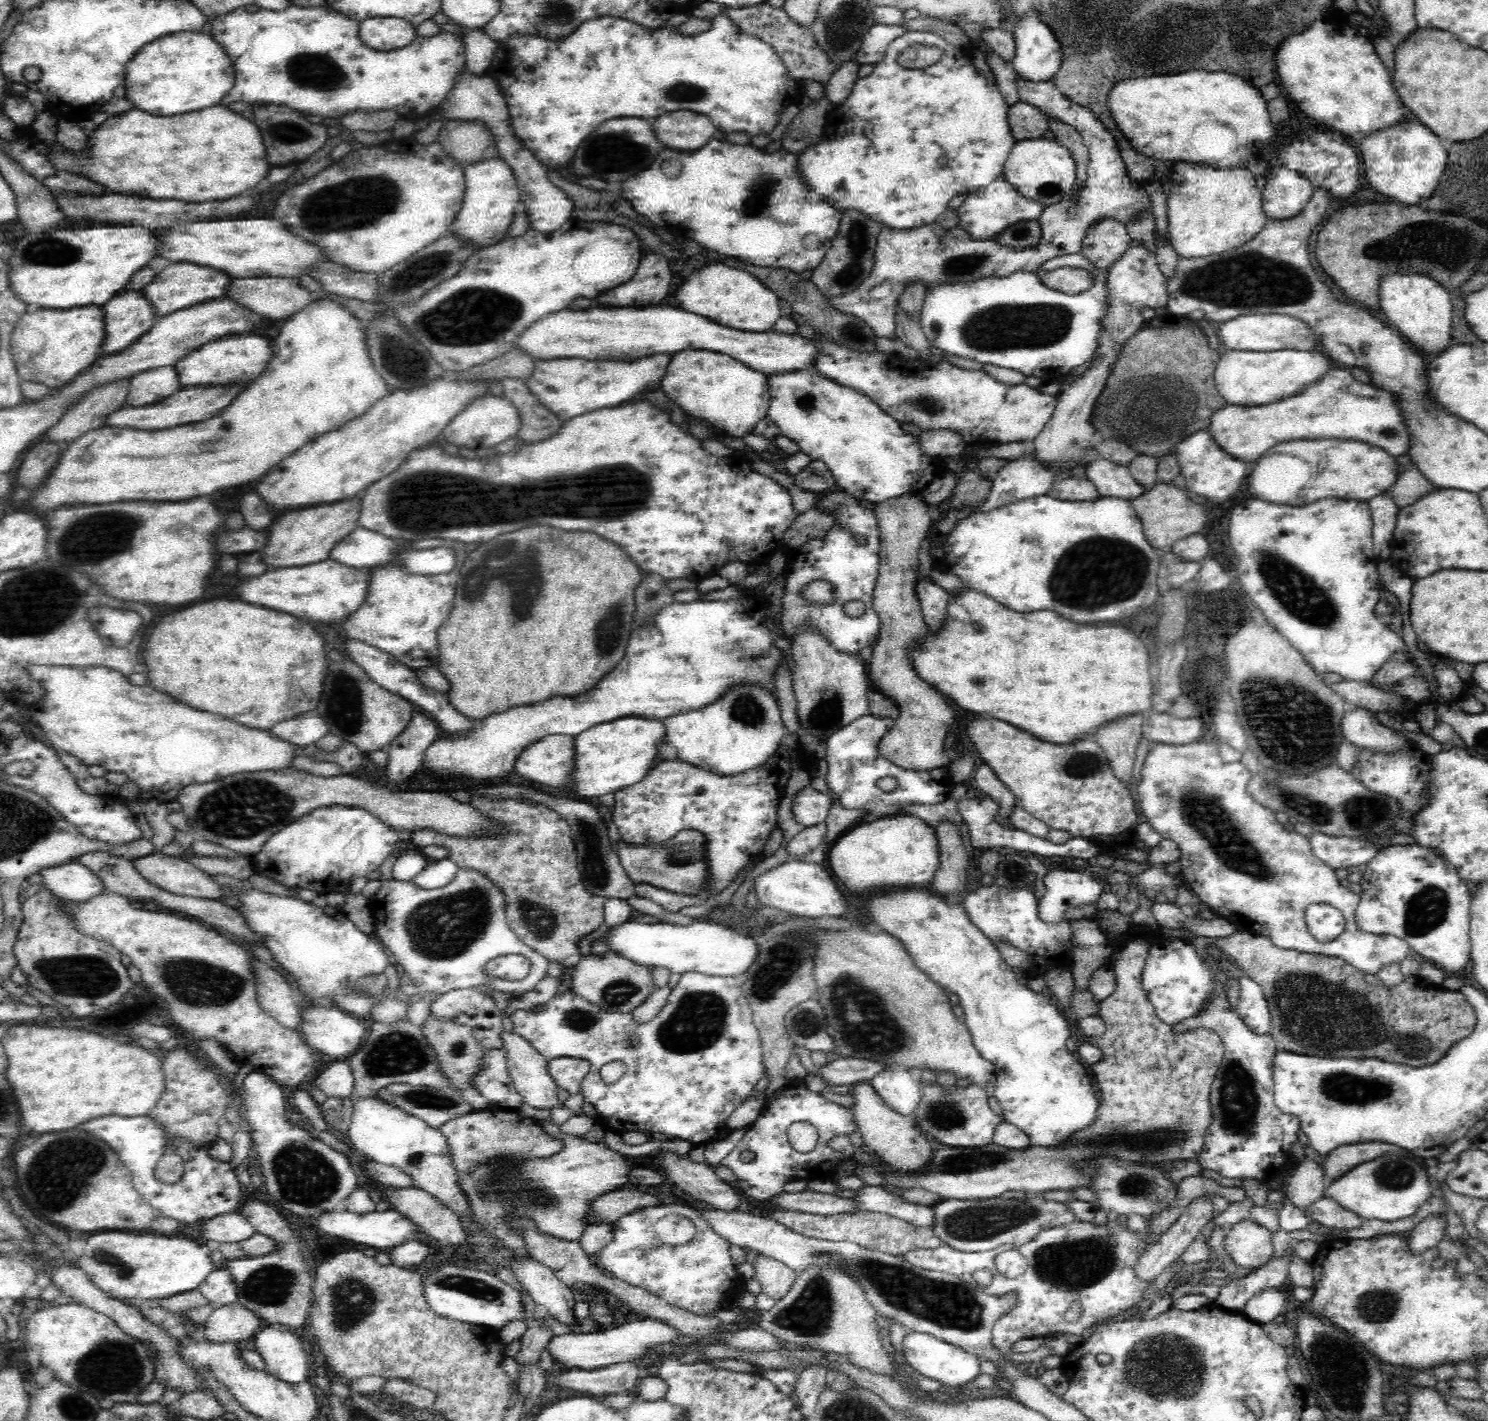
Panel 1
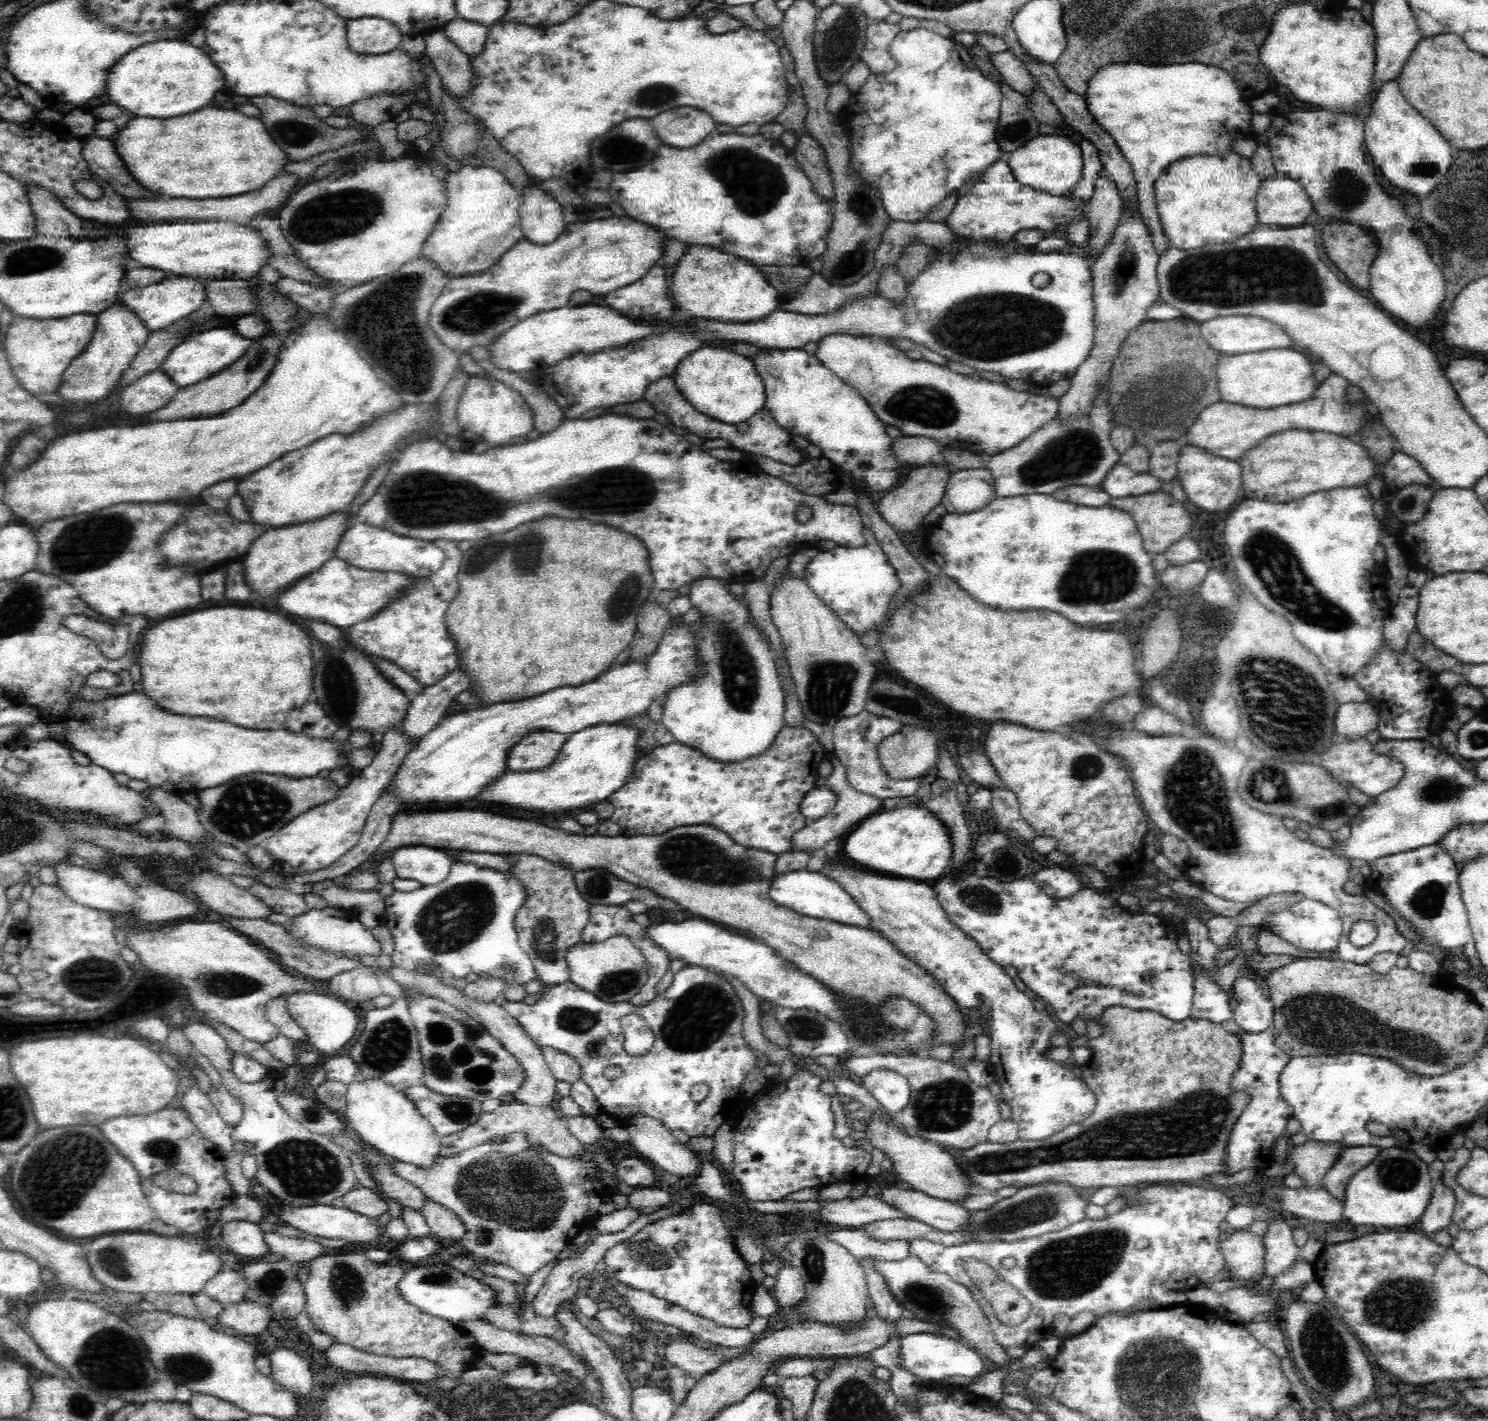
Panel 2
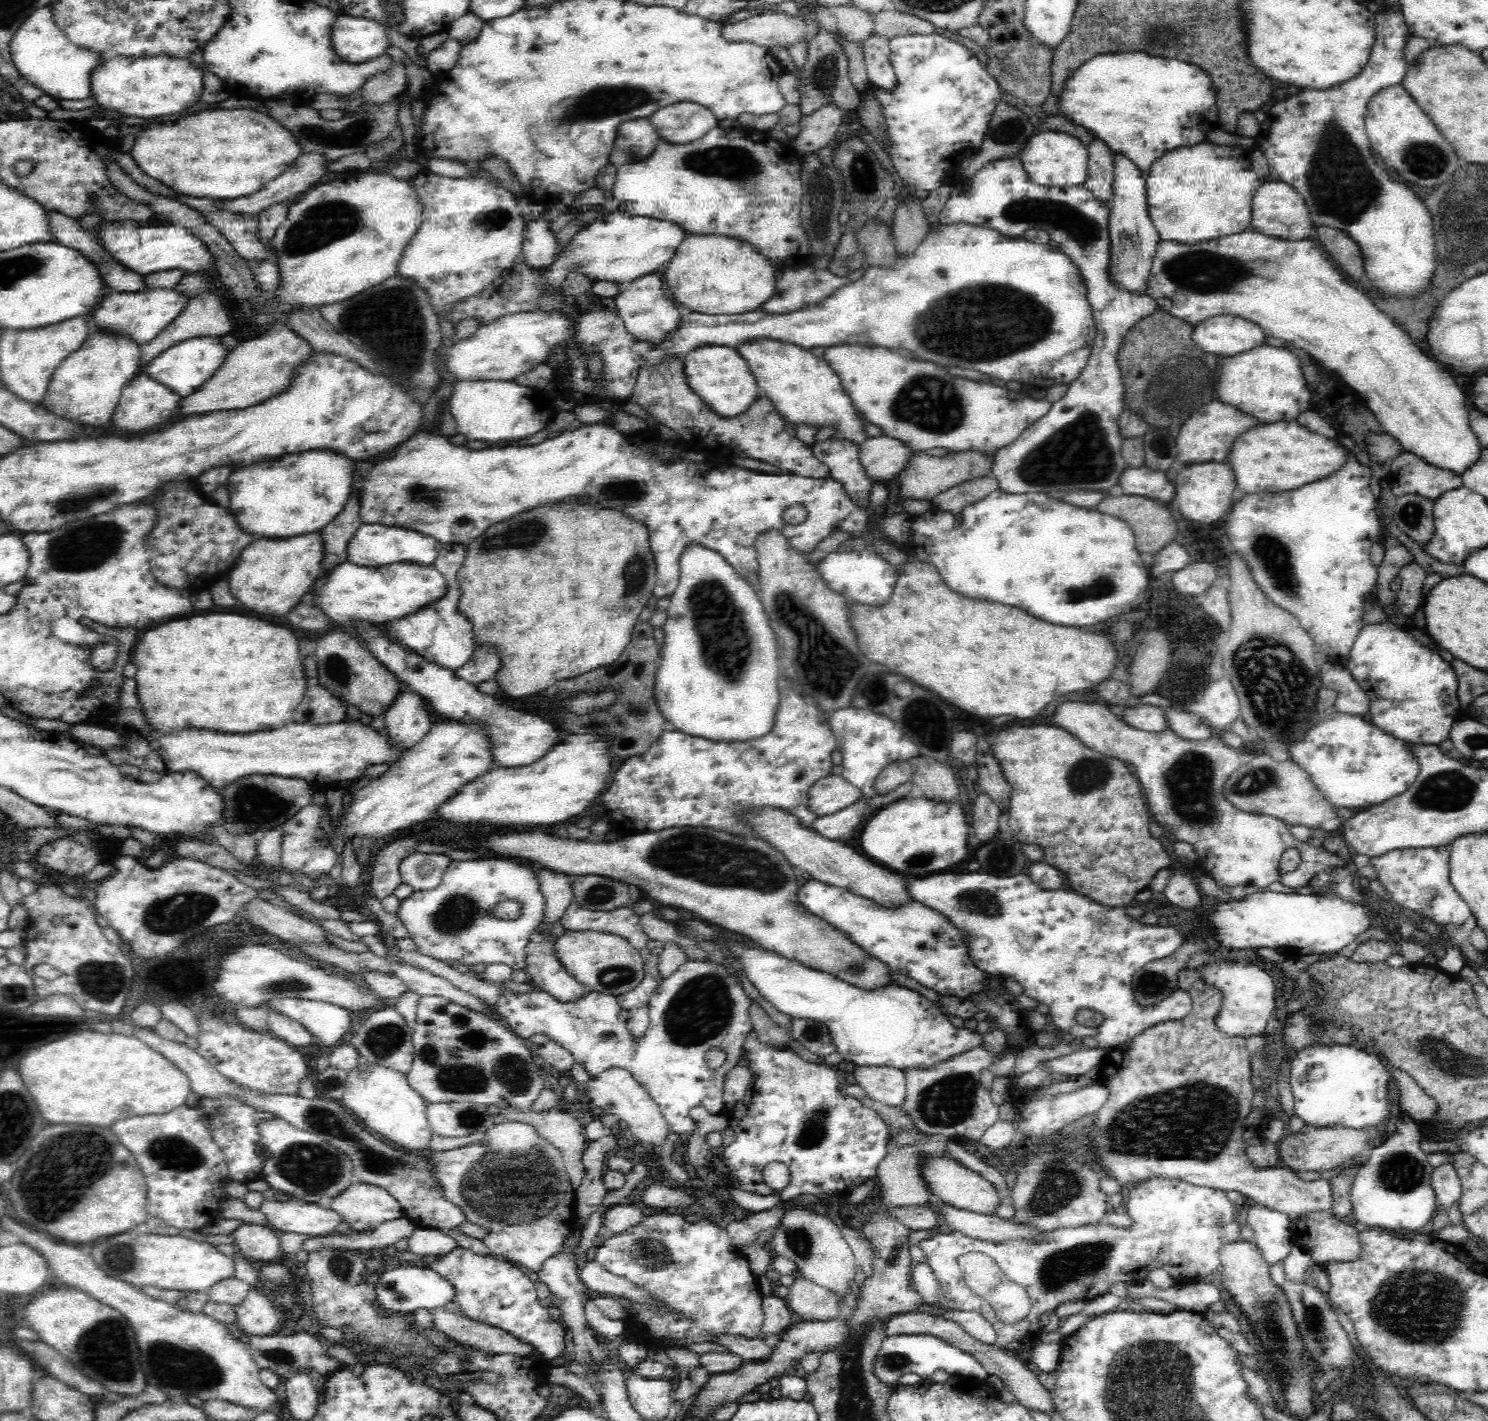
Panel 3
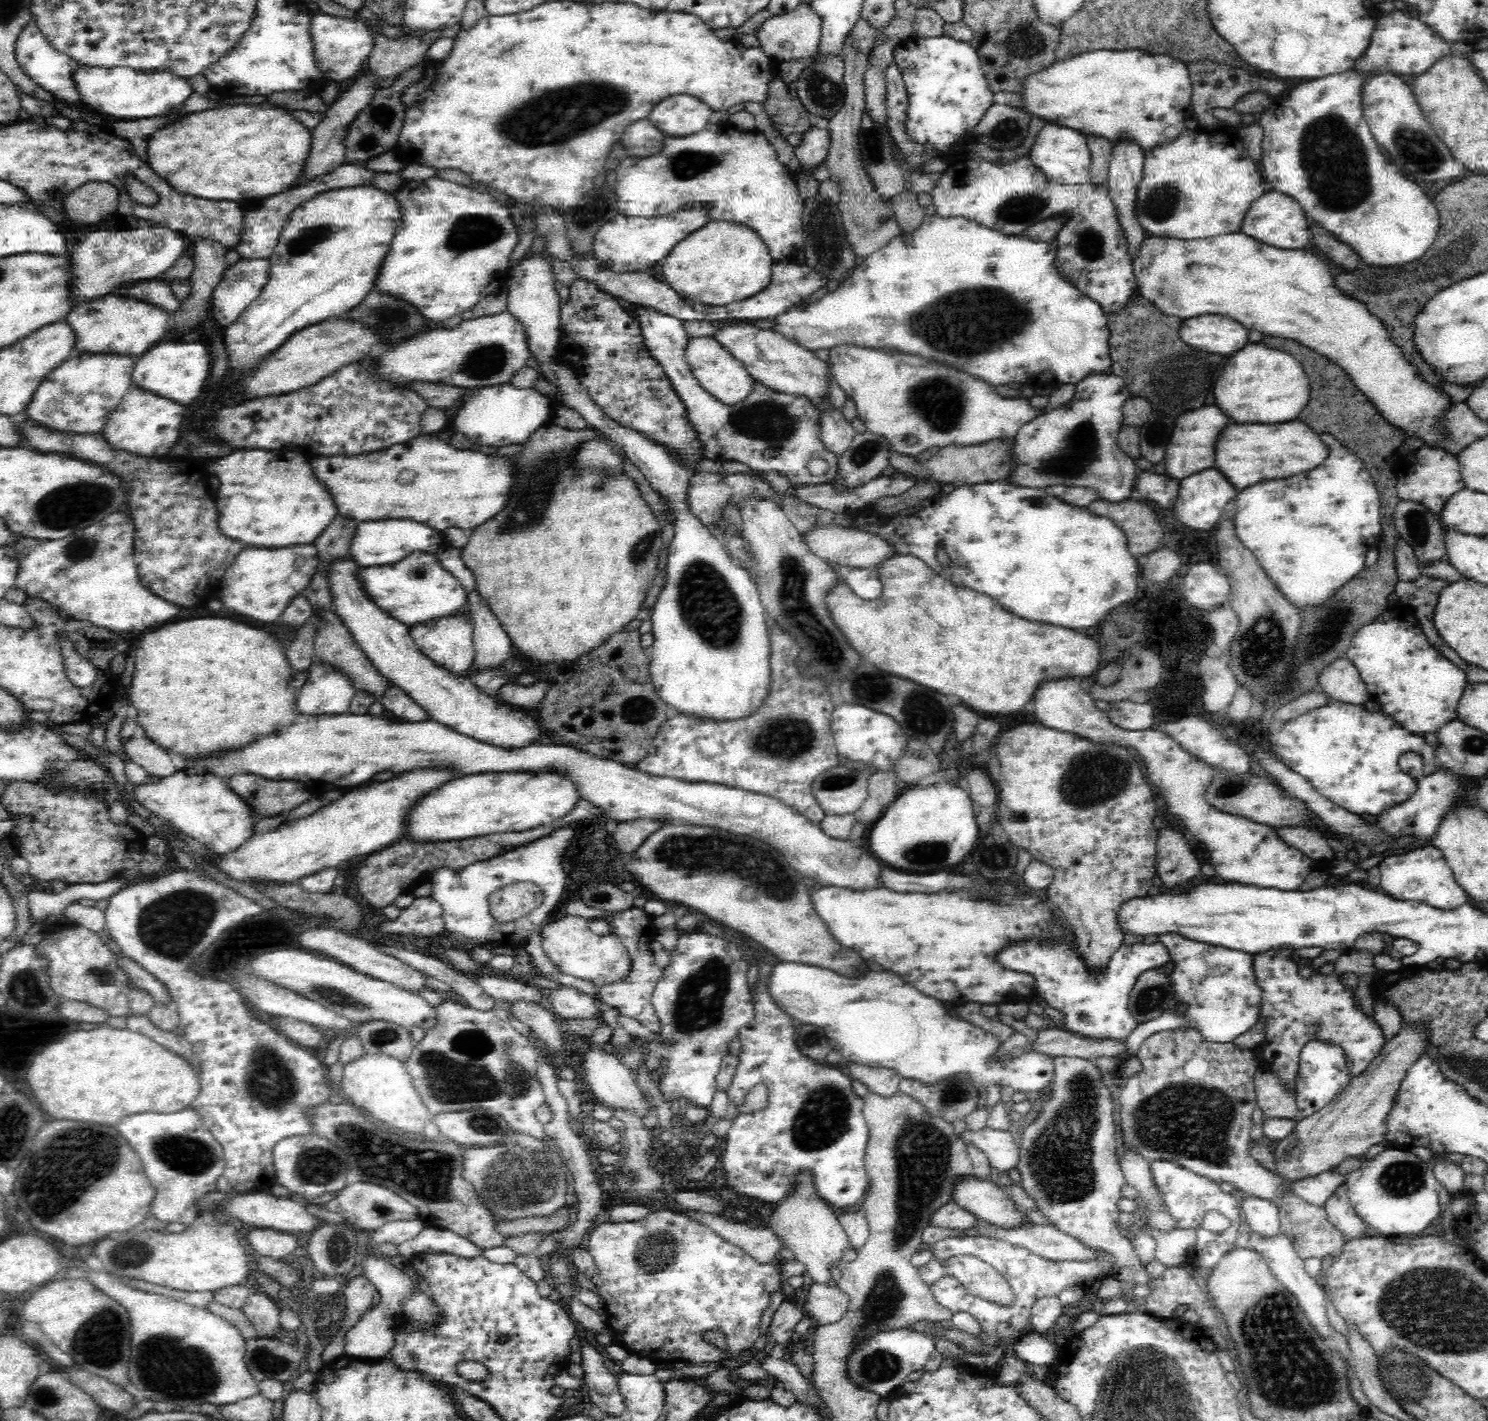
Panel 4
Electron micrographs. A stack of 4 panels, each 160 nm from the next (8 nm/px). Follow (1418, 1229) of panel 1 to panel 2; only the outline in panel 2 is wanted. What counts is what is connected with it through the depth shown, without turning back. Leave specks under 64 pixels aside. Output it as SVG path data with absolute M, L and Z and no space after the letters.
M1440 1180L1433 1187L1428 1206L1420 1216L1420 1232L1434 1238L1437 1232L1443 1231L1453 1222L1453 1210L1454 1193Z

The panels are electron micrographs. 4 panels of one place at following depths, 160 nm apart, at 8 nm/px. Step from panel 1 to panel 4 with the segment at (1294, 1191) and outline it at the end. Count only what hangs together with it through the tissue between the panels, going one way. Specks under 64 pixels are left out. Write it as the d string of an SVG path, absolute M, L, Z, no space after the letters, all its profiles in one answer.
M1426 1023L1404 1024L1397 1036L1385 1043L1367 1070L1354 1077L1336 1098L1312 1116L1299 1118L1292 1132L1272 1146L1277 1173L1284 1181L1300 1181L1332 1171L1346 1158L1364 1154L1374 1144L1385 1143L1385 1118L1393 1107L1393 1096L1403 1083L1412 1062L1424 1055L1428 1044Z

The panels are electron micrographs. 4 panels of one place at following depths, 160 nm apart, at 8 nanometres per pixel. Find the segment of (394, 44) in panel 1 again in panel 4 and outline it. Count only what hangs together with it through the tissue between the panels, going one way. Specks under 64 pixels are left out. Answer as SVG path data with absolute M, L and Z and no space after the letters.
M319 12L314 13L311 19L309 34L312 36L317 68L332 81L355 77L374 50L375 38L371 29L361 20L339 18Z

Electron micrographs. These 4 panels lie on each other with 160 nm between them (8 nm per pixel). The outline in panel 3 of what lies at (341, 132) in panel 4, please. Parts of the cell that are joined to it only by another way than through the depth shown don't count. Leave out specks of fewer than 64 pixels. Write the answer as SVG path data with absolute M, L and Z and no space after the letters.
M302 153L280 178L274 178L264 186L264 190L250 194L248 198L238 198L232 202L220 202L218 206L231 212L259 215L269 206L292 201L300 192L314 187L324 176L327 158L323 154Z

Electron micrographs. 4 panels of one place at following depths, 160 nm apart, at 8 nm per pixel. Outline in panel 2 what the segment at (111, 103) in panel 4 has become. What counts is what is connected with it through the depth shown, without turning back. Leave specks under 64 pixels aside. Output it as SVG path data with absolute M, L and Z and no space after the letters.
M160 40L144 44L128 51L128 54L120 58L109 72L107 78L110 100L128 112L134 112L136 116L150 116L150 118L172 118L200 110L208 106L214 94L224 86L224 78L220 70L216 70L208 51L204 47L195 47L186 40Z

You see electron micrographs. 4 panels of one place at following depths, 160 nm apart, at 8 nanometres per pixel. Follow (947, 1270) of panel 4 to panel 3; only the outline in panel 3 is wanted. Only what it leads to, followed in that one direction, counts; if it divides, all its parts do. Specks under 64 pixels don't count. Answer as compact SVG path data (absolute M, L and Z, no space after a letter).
M966 1253L957 1259L965 1284L974 1294L980 1296L989 1308L992 1308L1003 1323L1020 1322L1028 1316L1032 1303L1023 1286L1009 1279L994 1259L984 1253Z

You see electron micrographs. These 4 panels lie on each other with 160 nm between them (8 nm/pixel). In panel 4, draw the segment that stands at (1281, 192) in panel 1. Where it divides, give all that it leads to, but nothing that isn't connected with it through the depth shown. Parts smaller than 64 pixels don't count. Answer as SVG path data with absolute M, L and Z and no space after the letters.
M1273 189L1264 192L1260 198L1252 202L1240 231L1277 249L1300 249L1310 242L1309 220L1300 203Z

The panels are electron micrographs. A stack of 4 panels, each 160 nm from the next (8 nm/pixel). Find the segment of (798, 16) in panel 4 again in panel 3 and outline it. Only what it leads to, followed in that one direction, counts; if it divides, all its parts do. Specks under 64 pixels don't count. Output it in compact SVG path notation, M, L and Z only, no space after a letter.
M766 13L750 16L746 20L722 24L723 38L728 41L745 41L771 48L778 44L785 49L793 43L812 39L819 24L803 18L791 18L784 13Z

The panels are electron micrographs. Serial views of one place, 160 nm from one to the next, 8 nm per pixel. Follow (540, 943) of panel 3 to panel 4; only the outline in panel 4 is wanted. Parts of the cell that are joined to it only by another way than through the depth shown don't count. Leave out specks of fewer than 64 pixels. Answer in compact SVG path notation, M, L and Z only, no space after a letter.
M562 986L546 993L554 1006L556 1015L562 1019L603 1021L600 1019L600 1011L595 1005L595 1000L581 990L578 991L576 987Z

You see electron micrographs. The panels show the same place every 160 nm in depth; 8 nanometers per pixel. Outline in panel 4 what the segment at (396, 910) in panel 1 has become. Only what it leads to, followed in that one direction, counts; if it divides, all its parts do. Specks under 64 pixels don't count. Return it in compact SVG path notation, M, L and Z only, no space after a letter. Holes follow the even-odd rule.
M572 828L556 830L554 834L536 840L526 848L517 848L504 855L496 855L454 870L449 866L436 869L432 874L433 883L430 897L440 903L442 907L442 920L446 934L464 936L474 946L500 946L508 949L520 949L532 934L540 931L548 922L549 914L556 909L560 896L564 892L564 882L569 873L567 868L562 868L562 856L566 854L564 846L570 844L574 838ZM517 882L531 882L542 891L542 904L527 914L512 922L498 924L490 917L488 897L493 892L502 890L505 886Z

